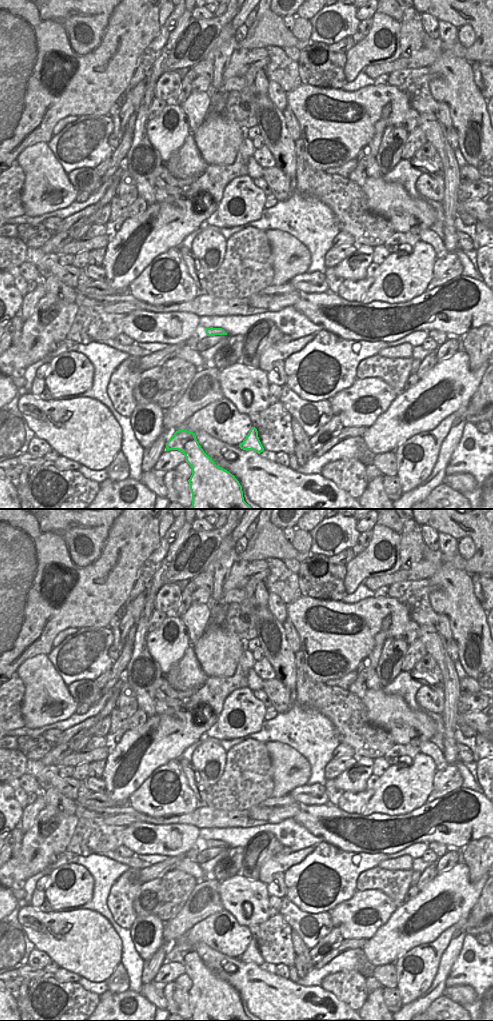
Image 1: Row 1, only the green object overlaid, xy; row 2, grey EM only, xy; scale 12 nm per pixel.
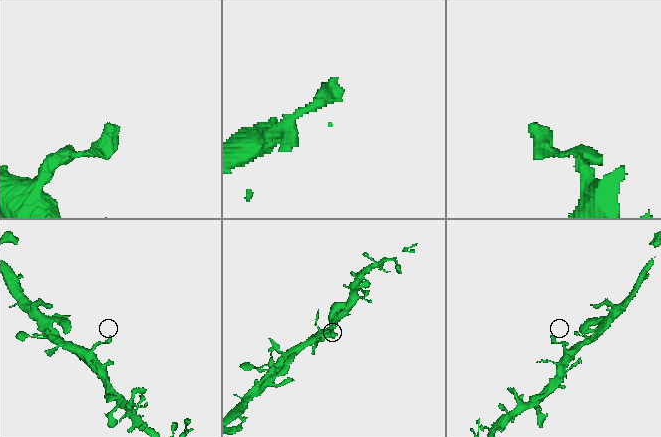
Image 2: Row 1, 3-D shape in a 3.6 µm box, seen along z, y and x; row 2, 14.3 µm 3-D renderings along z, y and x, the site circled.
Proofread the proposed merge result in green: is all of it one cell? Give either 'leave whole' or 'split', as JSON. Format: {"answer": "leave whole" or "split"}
{"answer": "leave whole"}

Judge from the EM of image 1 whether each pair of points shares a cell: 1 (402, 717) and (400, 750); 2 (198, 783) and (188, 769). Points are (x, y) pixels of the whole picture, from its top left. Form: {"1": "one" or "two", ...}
{"1": "two", "2": "one"}

